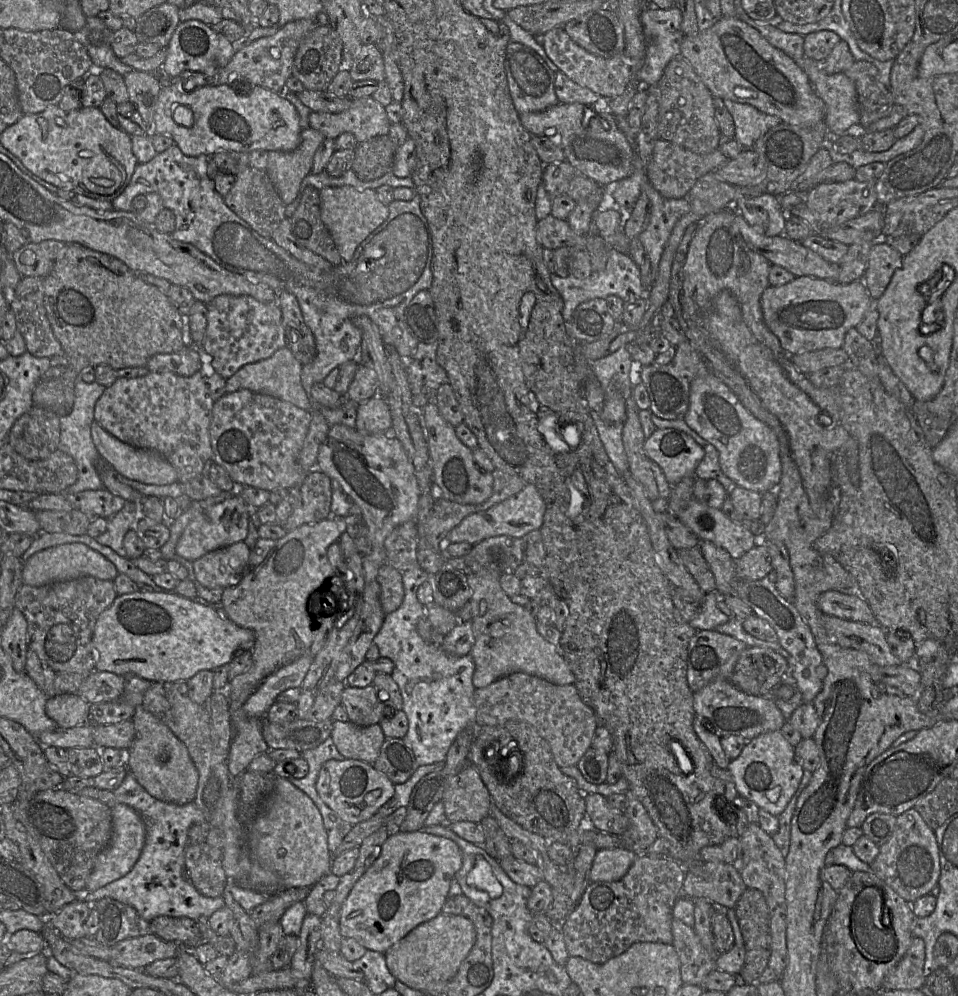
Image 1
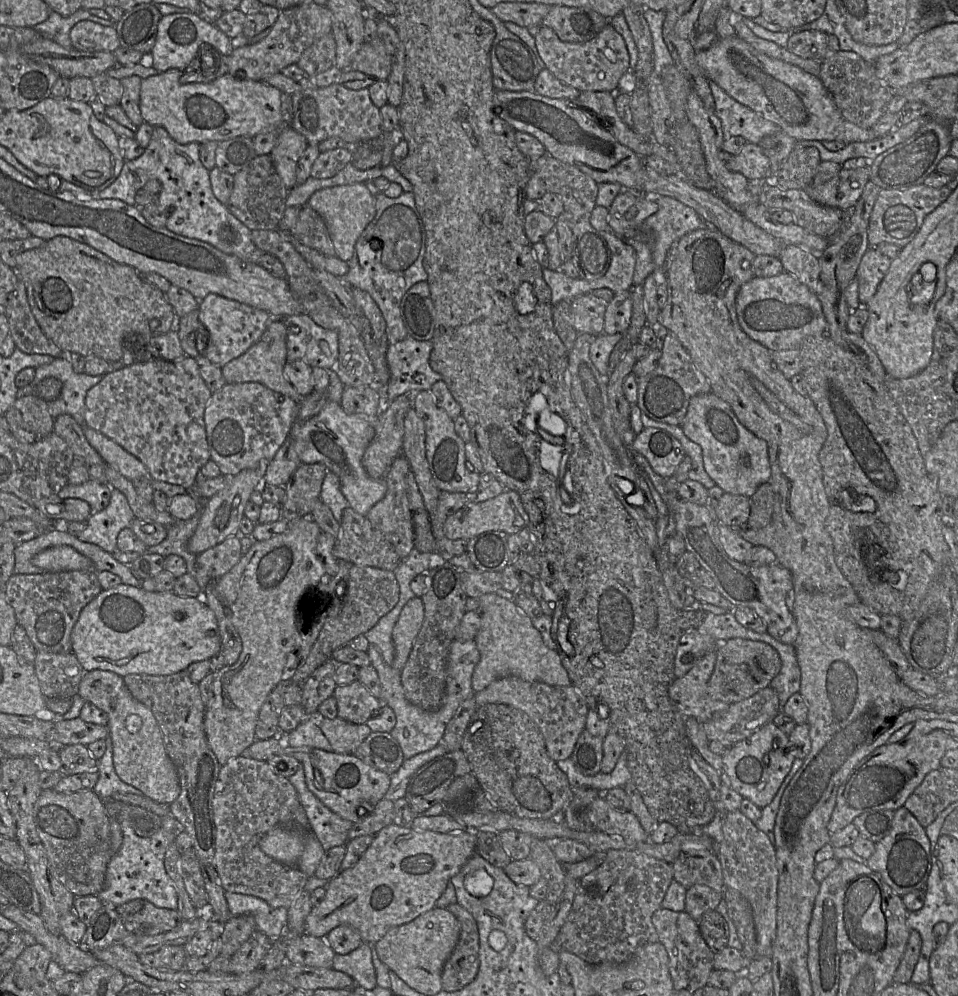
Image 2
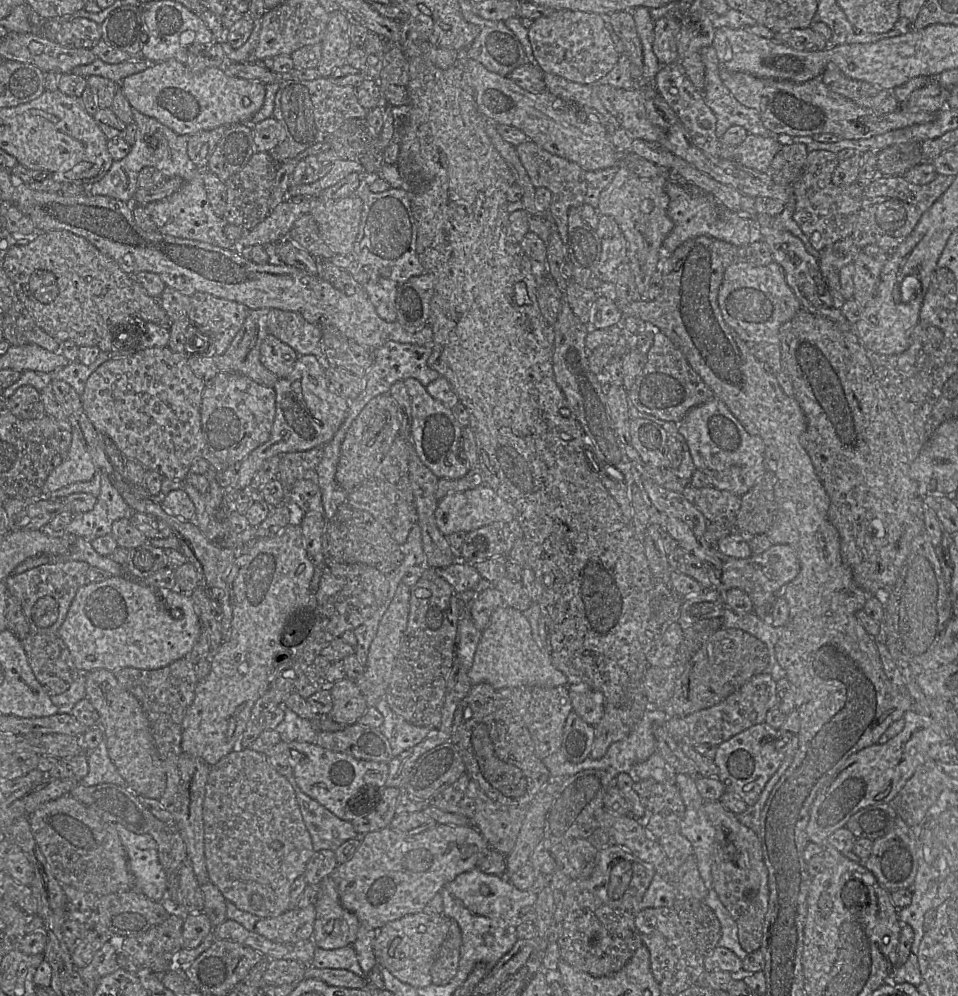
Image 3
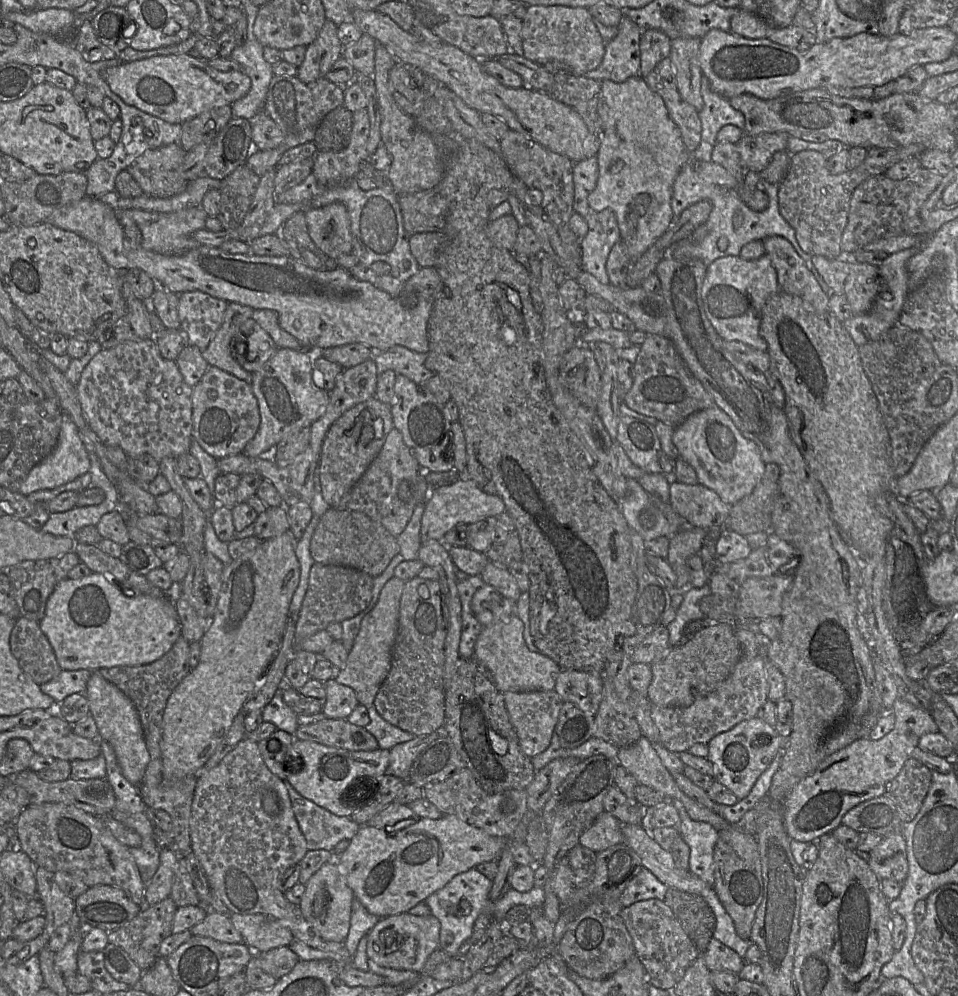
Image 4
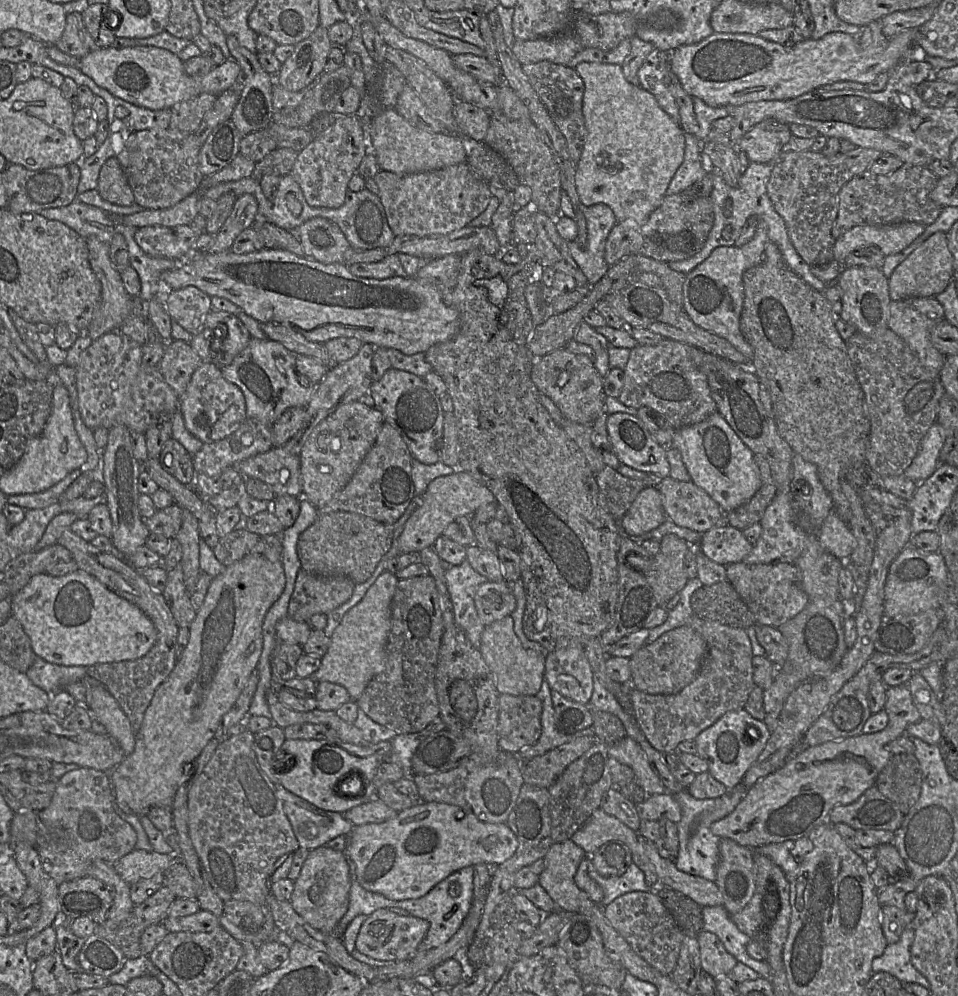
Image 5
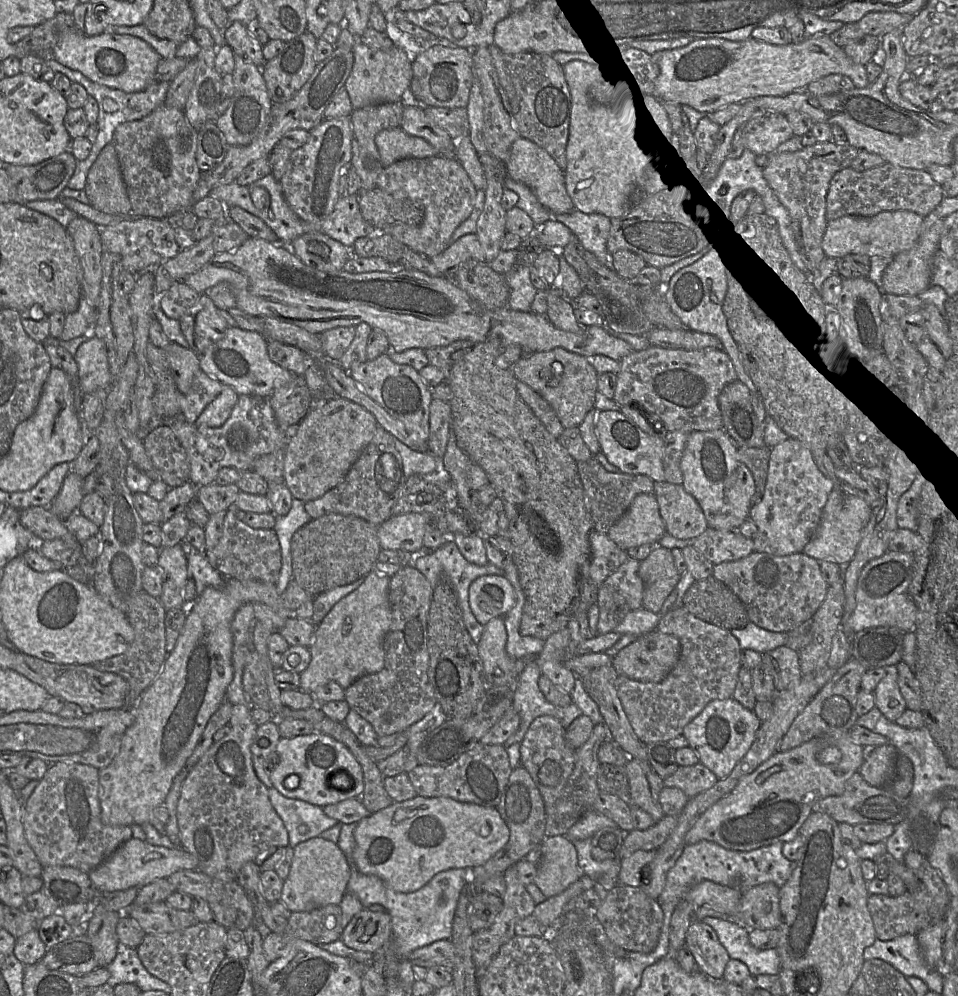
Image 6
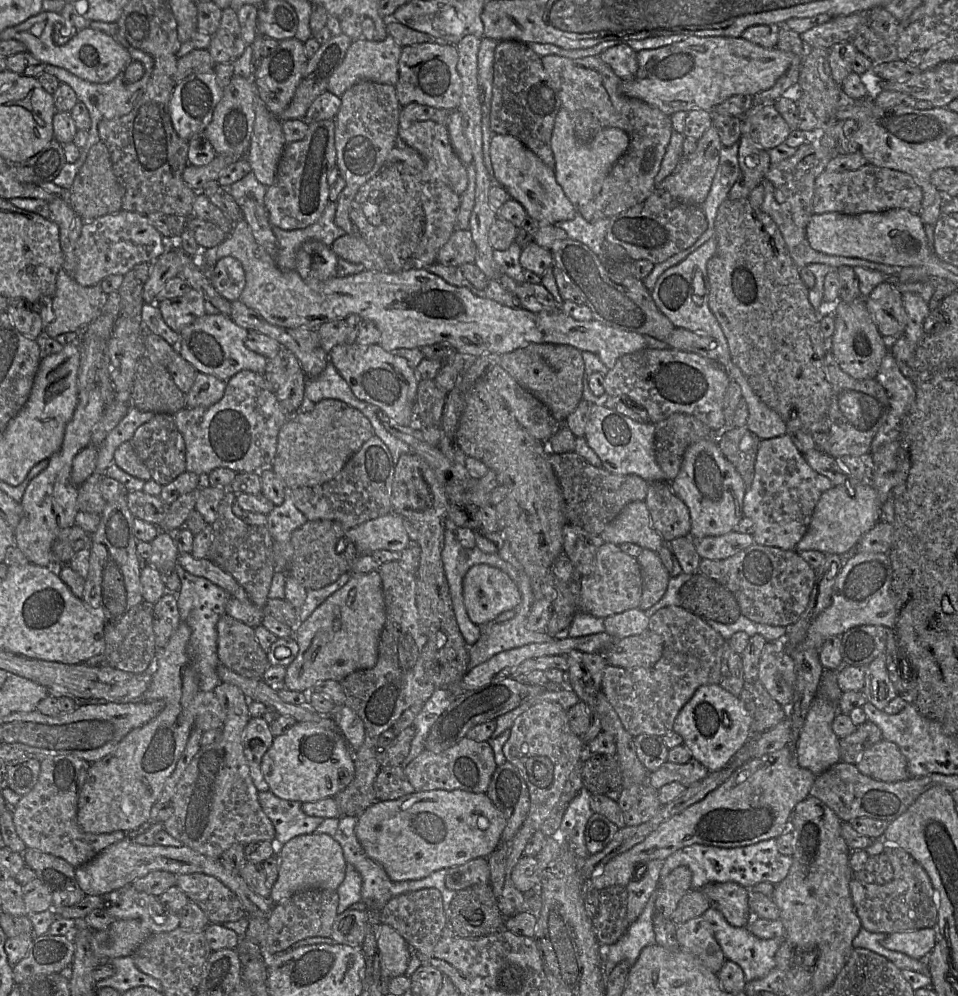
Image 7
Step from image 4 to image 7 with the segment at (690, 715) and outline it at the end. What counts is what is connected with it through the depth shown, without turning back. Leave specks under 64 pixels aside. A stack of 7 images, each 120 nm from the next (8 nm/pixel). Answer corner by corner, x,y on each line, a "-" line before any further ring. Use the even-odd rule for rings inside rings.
681,606
659,609
649,619
649,629
663,638
661,658
649,668
622,668
608,664
602,687
606,698
619,716
625,730
633,737
649,734
663,737
673,731
676,717
696,690
704,685
720,684
724,645
727,642
708,623

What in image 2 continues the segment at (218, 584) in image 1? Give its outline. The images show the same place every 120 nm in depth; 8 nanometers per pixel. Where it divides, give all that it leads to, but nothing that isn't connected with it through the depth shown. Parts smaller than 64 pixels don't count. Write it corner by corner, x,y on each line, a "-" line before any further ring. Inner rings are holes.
230,536
198,554
196,563
212,580
217,580
229,572
240,561
242,555
240,538

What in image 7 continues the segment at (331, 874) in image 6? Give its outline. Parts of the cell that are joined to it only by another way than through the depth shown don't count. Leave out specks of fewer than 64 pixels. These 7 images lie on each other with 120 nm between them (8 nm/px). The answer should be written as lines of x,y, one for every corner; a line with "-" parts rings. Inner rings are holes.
325,833
299,835
281,846
278,854
279,874
271,887
270,899
275,904
293,894
308,890
335,890
345,878
346,864
343,850
333,836

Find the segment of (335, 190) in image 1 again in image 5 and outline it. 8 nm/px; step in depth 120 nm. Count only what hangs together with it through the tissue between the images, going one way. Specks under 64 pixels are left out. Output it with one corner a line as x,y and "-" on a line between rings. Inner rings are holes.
323,217
309,219
302,223
295,231
289,232
295,232
295,237
299,240
303,247
305,257
316,260
323,264
342,263
344,254
348,250
353,249
347,241
344,233
341,231
340,227
336,223

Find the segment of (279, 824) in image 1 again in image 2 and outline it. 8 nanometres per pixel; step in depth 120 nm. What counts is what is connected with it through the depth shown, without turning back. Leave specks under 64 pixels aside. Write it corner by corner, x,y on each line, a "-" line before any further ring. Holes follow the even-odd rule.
276,827
259,842
261,850
282,864
294,866
313,877
325,850
310,830

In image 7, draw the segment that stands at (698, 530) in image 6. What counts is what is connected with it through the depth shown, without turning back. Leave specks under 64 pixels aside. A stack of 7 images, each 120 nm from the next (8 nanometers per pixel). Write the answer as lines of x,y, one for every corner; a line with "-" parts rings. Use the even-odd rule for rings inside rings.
651,482
645,503
651,515
654,529
666,543
679,537
690,537
691,519
686,504
672,491
668,482

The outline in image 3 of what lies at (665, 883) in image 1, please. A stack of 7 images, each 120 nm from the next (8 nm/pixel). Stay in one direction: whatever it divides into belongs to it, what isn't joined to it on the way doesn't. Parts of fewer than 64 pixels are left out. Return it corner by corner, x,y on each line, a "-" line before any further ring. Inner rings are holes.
611,843
599,850
599,860
592,874
585,879
573,879
564,898
564,922
557,940
561,960
575,969
601,977
620,971
643,945
635,926
635,917
641,911
641,901
654,875
652,865
642,861
623,847

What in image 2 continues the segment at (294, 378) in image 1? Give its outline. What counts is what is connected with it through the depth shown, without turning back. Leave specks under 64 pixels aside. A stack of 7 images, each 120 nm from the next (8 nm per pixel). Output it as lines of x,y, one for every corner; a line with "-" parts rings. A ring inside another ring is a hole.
272,317
265,332
258,342
244,354
231,360
222,367
226,383
259,382
266,387
279,392
295,401
301,401
302,396
284,376
284,366
287,363
287,327
283,319

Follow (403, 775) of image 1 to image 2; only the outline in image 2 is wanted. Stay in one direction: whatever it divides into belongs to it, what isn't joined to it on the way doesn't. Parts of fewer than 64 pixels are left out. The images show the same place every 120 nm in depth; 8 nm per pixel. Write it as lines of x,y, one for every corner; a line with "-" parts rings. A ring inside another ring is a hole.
372,731
353,755
365,764
390,776
401,767
405,760
398,741
390,733
385,732

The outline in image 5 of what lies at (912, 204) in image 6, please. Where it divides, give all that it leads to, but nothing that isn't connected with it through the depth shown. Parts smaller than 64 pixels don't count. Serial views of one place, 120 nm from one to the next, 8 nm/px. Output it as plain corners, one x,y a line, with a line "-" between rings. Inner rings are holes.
903,164
896,171
878,175
866,171
849,180
838,195
838,215
832,228
835,239
858,225
886,225
916,222
931,225
942,211
931,199
931,192
940,178
927,167

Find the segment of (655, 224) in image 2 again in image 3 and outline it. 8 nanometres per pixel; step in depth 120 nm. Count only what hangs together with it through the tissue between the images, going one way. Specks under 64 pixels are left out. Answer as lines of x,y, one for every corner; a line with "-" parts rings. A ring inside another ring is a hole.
677,179
669,180
666,192
669,197
668,215
674,227
663,242
664,254
672,254
680,245
698,236
712,237
739,248
745,248
750,242
759,239
755,237
752,220
728,210
701,189

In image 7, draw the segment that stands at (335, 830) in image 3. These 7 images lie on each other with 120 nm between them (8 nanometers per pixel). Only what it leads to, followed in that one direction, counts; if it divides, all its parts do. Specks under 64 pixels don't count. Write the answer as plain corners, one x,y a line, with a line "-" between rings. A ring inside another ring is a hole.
270,790
259,791
258,800
263,812
273,823
275,840
281,844
299,835
314,833
324,820
305,814
301,802
279,798

